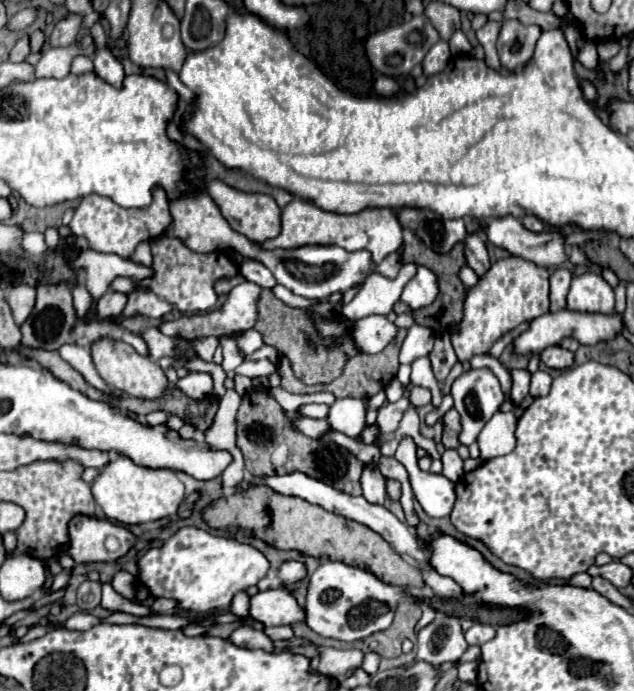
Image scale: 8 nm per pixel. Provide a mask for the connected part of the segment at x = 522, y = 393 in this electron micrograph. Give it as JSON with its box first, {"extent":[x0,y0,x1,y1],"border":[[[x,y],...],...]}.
{"extent":[508,369,530,407],"border":[[[508,369],[508,373],[510,373],[510,379],[512,379],[512,391],[510,391],[512,403],[514,403],[514,407],[518,407],[524,401],[524,397],[528,395],[530,373],[524,371],[524,369]]]}

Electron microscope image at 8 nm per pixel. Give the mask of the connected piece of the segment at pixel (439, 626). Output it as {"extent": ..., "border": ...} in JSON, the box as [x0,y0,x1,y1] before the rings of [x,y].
{"extent":[408,613,468,665],"border":[[[436,613],[436,619],[418,633],[416,657],[408,665],[414,665],[416,661],[442,665],[460,659],[466,653],[466,649],[468,643],[464,641],[458,619],[446,617],[444,613]]]}

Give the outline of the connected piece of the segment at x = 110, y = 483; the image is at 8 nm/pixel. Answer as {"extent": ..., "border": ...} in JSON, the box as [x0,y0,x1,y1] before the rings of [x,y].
{"extent":[92,455,186,525],"border":[[[118,455],[118,459],[110,461],[92,483],[92,495],[108,519],[124,525],[134,525],[172,519],[186,497],[186,487],[174,471],[168,469],[154,471],[132,463],[124,455]]]}

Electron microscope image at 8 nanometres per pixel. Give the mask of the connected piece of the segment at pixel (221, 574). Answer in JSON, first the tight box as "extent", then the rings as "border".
{"extent":[140,527,270,613],"border":[[[184,527],[176,535],[172,535],[162,547],[150,549],[140,559],[140,581],[150,587],[154,597],[172,597],[180,603],[178,607],[182,607],[186,611],[210,613],[210,611],[228,611],[232,595],[236,591],[246,591],[250,585],[256,585],[258,579],[268,573],[268,567],[270,565],[268,565],[266,557],[250,545],[238,543],[234,539],[210,535],[204,529]]]}

